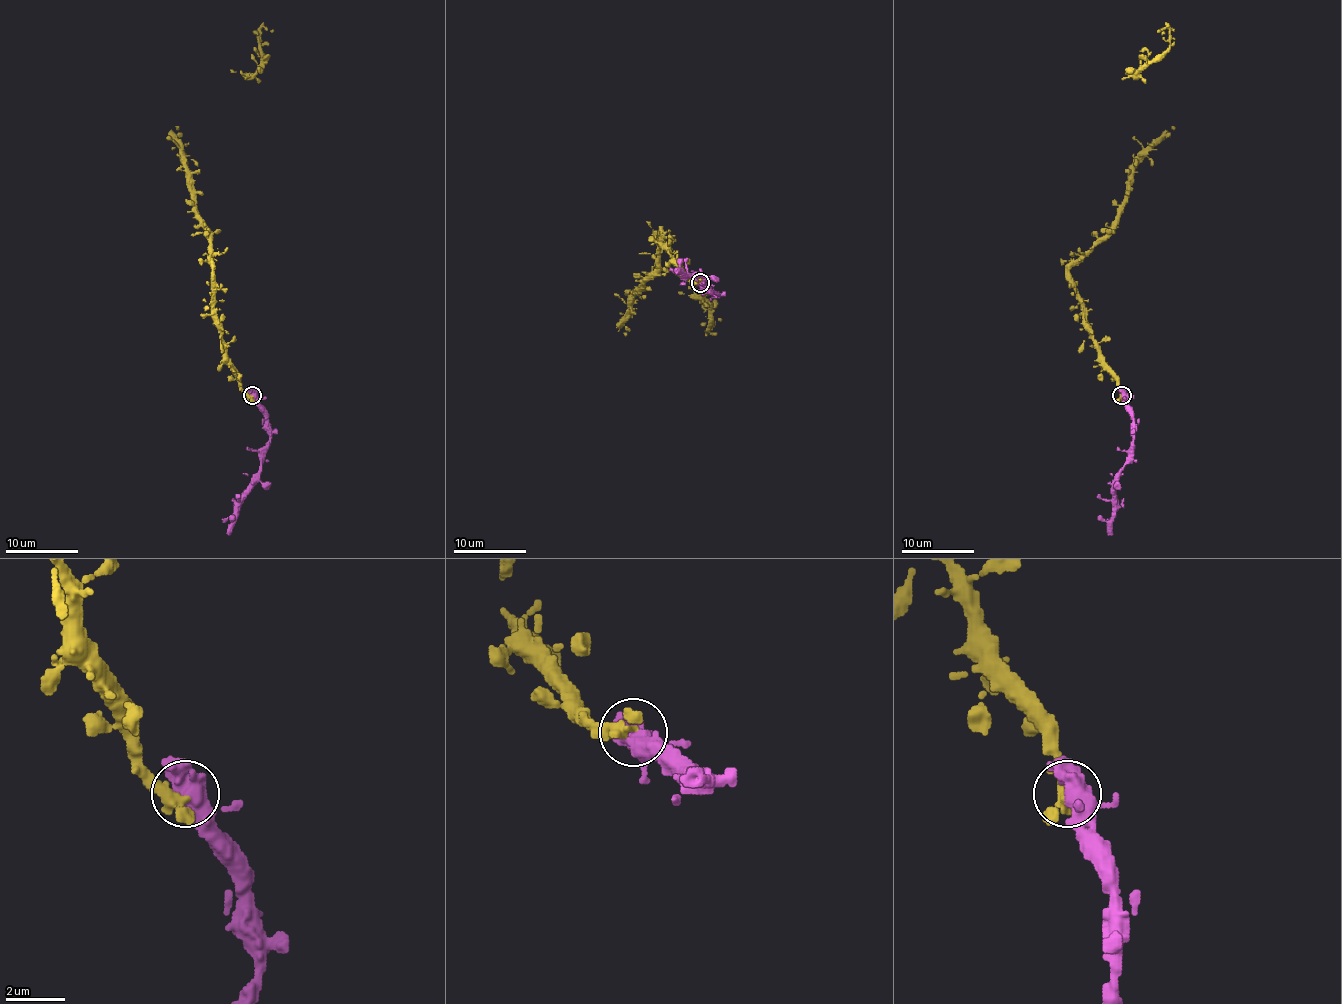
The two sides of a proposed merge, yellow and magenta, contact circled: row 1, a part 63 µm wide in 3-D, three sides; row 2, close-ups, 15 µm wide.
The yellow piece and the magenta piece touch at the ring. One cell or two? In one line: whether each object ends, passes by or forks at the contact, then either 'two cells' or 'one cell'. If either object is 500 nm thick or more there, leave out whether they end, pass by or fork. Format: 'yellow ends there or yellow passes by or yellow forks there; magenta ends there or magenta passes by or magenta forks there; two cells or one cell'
one cell

